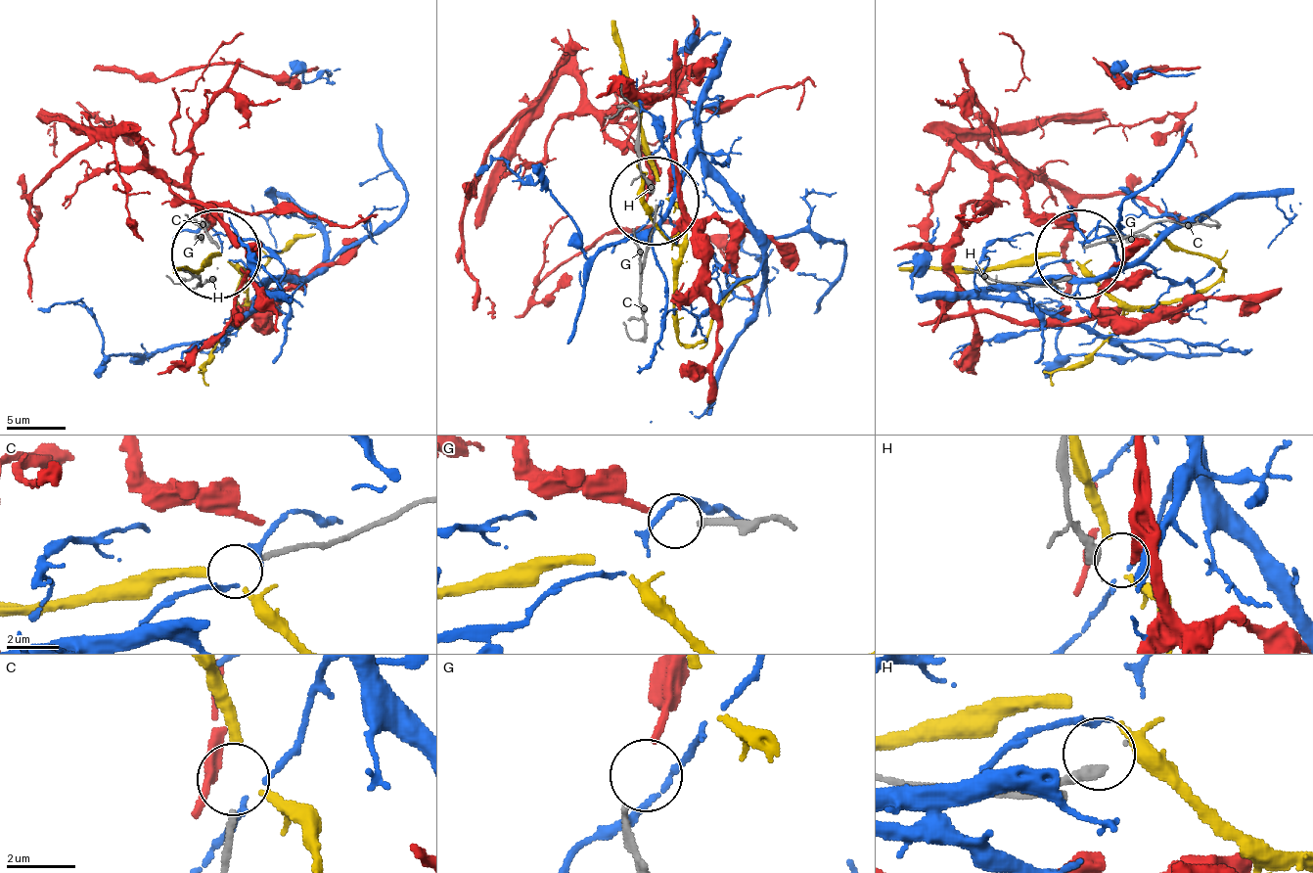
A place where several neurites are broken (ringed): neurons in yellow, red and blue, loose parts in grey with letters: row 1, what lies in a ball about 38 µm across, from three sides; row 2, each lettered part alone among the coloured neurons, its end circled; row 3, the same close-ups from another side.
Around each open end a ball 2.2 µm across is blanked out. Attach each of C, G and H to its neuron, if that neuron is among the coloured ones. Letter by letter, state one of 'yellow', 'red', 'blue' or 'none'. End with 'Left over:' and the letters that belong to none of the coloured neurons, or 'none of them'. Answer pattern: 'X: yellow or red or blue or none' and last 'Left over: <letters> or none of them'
C: yellow
G: red
H: none
Left over: H

